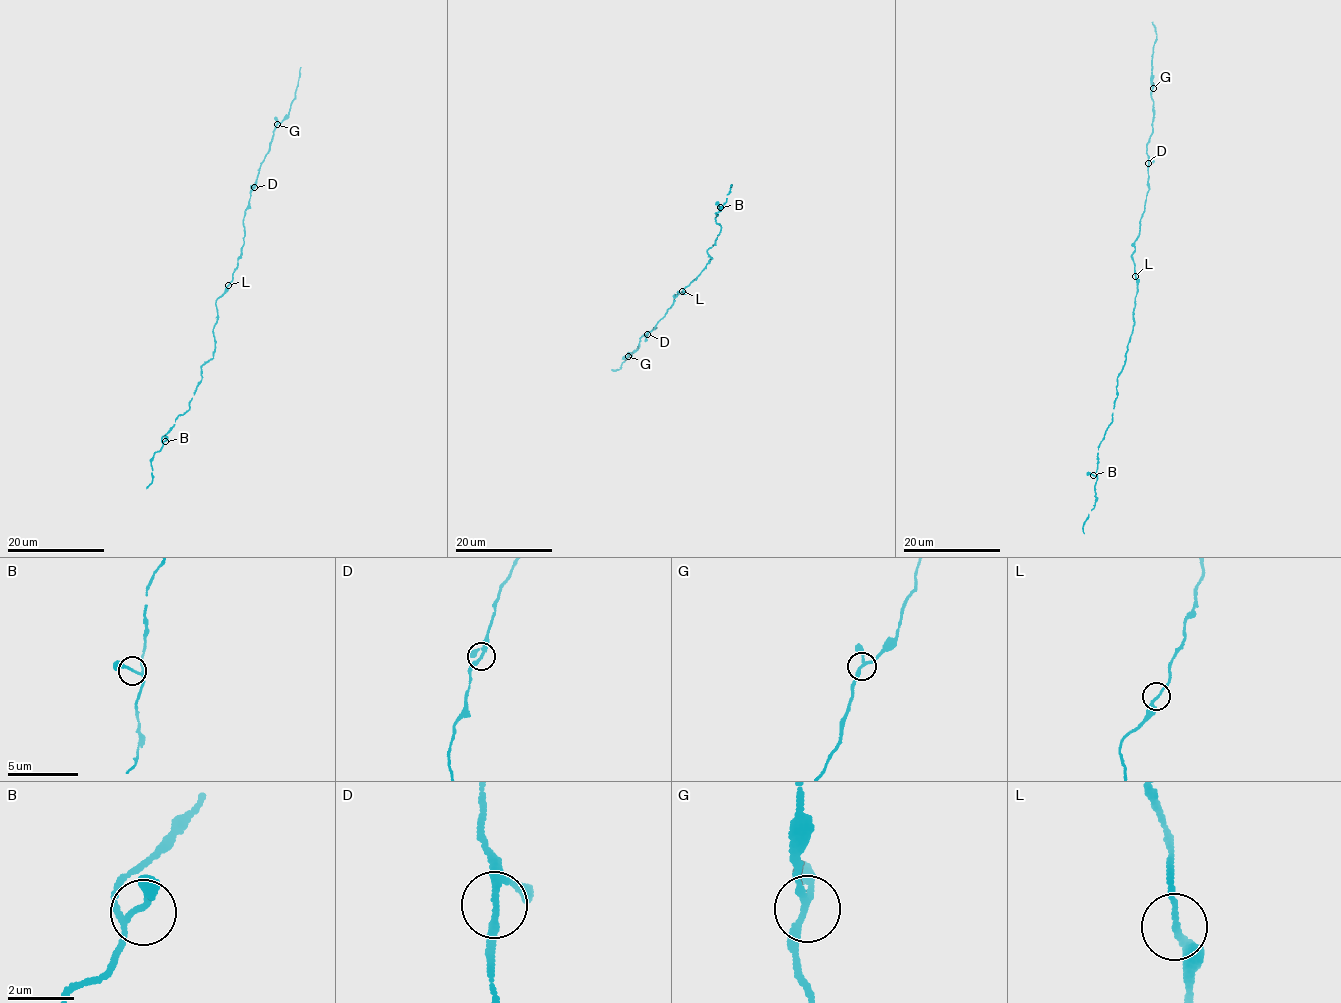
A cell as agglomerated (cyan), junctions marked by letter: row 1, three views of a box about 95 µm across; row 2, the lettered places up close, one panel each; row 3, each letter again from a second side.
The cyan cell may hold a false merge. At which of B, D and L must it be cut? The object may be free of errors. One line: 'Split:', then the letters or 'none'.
Split: none

